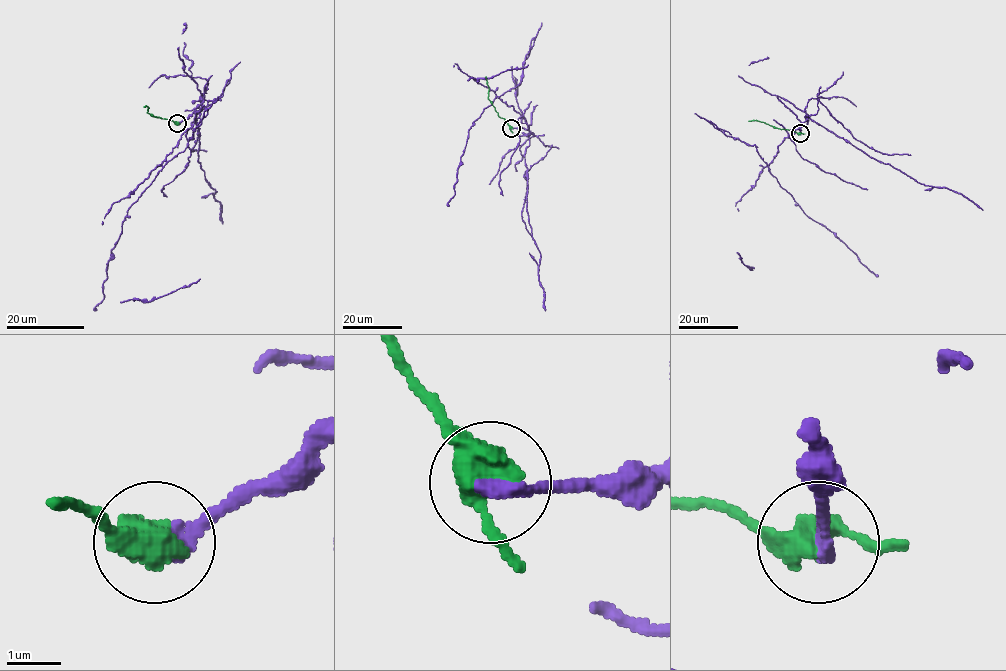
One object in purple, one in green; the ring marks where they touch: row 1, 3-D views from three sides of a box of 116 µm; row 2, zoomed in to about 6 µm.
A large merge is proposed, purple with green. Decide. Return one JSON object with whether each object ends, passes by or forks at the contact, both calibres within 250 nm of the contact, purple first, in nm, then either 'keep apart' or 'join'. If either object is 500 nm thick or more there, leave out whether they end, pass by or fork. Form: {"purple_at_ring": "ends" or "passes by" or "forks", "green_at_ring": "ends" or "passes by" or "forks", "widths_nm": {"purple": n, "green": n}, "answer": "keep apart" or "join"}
{"widths_nm": {"purple": 360, "green": 500}, "answer": "keep apart"}

